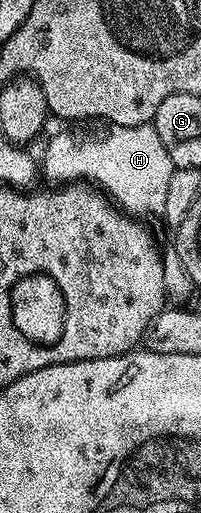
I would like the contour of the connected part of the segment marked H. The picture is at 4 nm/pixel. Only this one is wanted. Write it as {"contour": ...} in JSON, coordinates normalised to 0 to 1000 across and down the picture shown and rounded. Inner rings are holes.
{"contour":[[[756,240],[682,246],[552,246],[532,257],[463,265],[378,265],[363,257],[294,257],[234,281],[204,331],[254,359],[373,359],[408,351],[512,372],[617,417],[716,421],[711,417],[806,419],[821,382],[841,376],[841,343],[871,326],[856,306],[781,263]]]}

